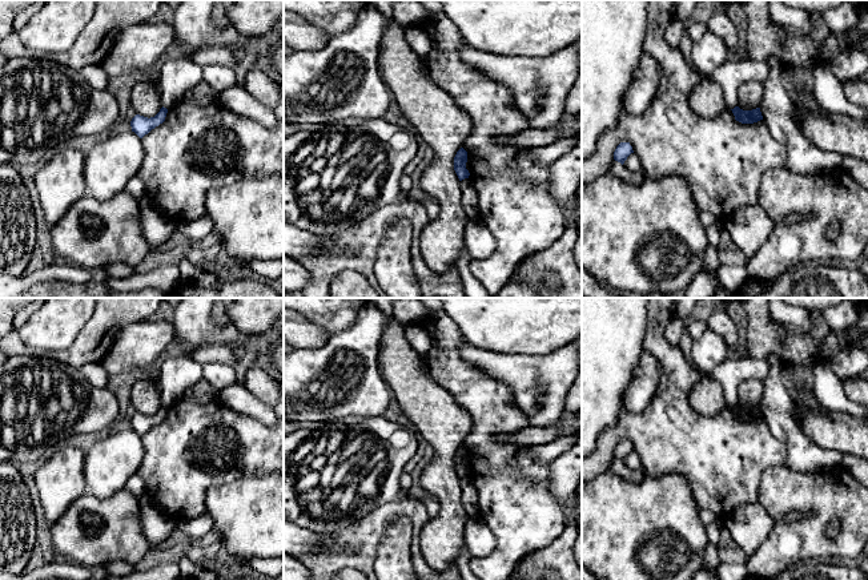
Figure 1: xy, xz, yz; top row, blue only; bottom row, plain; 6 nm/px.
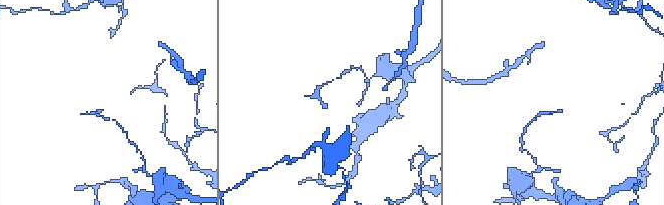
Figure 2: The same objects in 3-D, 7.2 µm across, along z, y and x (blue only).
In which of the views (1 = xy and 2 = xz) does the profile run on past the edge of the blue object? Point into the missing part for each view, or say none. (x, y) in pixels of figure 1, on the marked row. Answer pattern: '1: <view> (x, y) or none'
1: none
2: none

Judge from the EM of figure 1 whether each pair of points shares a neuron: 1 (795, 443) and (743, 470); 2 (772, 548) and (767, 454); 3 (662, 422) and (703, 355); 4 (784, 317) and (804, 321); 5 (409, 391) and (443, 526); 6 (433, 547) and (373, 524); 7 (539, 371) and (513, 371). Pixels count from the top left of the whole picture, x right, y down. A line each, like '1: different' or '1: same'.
1: different
2: different
3: different
4: same
5: same
6: different
7: same

